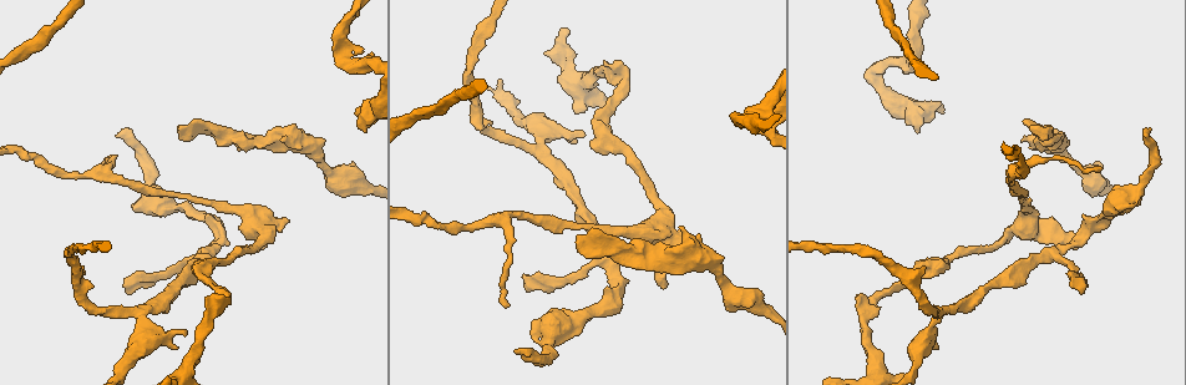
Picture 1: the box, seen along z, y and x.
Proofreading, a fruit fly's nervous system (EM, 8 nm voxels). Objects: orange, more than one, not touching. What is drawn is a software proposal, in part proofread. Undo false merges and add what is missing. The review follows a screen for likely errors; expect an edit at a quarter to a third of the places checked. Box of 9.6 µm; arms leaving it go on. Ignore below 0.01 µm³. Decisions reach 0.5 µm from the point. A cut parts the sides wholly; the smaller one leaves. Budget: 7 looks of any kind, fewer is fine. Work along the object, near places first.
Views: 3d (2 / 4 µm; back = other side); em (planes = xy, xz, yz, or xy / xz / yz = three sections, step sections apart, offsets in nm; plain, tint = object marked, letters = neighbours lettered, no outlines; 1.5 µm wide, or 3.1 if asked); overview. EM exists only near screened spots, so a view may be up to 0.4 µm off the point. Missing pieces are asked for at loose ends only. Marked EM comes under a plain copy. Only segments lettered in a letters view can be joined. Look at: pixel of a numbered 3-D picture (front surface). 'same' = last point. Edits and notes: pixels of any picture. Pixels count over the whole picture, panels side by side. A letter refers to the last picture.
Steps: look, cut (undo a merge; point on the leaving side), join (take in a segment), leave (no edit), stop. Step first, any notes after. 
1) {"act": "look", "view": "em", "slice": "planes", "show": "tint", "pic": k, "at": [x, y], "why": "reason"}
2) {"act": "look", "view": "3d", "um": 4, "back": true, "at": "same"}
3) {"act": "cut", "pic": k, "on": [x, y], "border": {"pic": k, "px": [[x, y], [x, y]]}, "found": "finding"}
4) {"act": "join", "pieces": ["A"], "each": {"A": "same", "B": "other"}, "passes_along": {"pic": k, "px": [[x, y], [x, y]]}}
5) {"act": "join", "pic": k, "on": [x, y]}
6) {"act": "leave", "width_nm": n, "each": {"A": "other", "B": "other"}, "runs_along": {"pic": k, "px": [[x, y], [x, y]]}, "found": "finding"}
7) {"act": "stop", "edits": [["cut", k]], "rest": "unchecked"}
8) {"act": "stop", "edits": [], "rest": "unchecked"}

{"act": "look", "view": "em", "slice": "xy", "step": 4, "show": "tint", "pic": 1, "at": [1029, 148], "why": "branch stops here"}

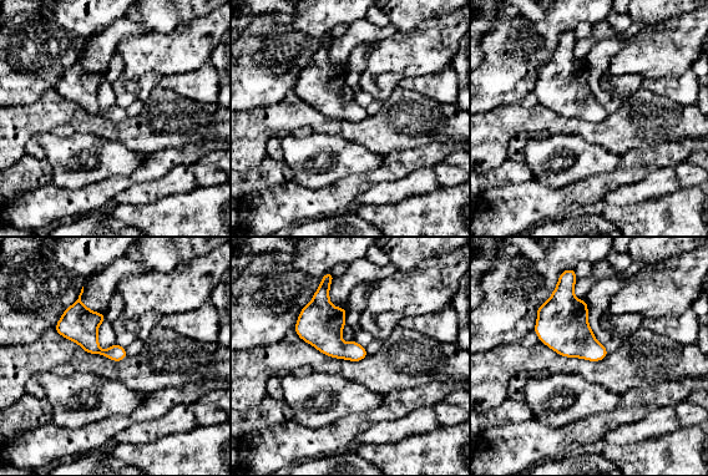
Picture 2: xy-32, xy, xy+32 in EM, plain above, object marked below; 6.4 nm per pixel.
{"act": "look", "view": "em", "slice": "xy", "step": 4, "show": "letters", "at": "same"}

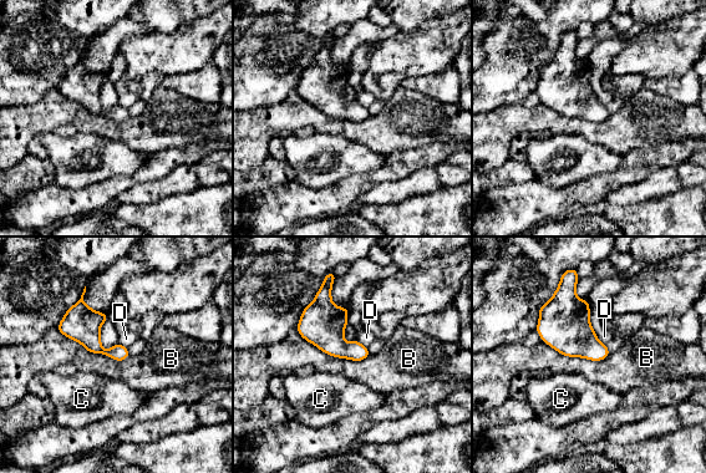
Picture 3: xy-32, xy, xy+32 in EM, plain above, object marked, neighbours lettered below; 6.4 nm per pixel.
{"act": "leave", "each": {"B": "other", "C": "other", "D": "other"}, "border": {"pic": 3, "px": [[536, 329], [564, 355], [610, 354]]}, "found": "none of them fits"}

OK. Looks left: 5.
{"act": "look", "view": "3d", "um": 2, "pic": 1, "at": [738, 125], "why": "abrupt turn"}

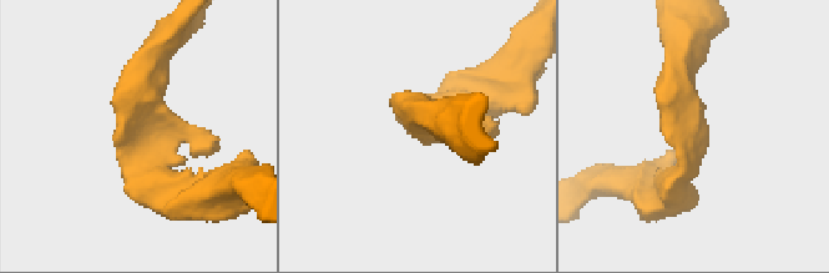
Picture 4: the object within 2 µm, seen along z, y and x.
{"act": "look", "view": "em", "slice": "yz", "step": 4, "show": "tint", "pic": 4, "at": [691, 166], "arm_widths_nm": [220, 280], "why": "need the tissue"}

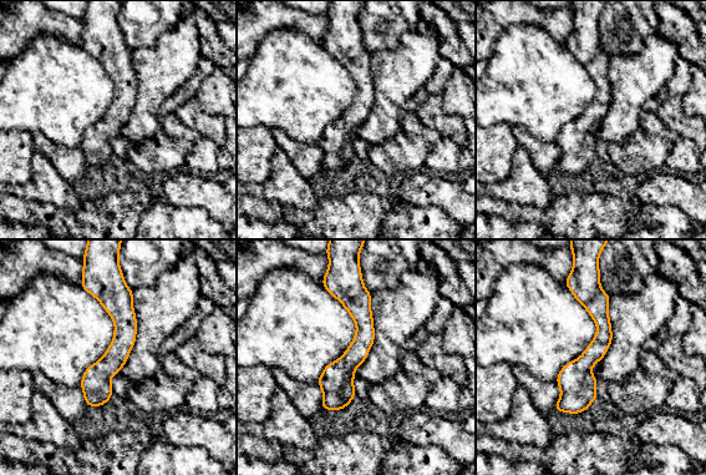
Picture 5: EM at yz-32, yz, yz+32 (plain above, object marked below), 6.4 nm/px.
{"act": "look", "view": "em", "slice": "planes", "show": "letters", "at": "same", "why": "another direction"}

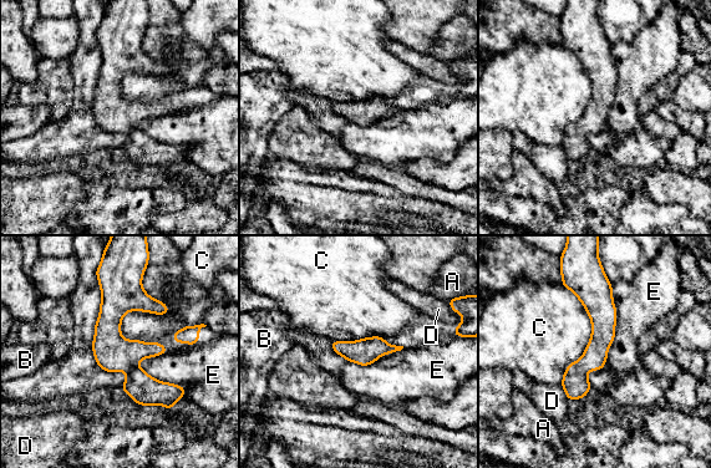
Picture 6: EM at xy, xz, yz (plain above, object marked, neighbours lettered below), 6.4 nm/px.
{"act": "leave", "width_nm": 160, "longest_contact_nm": ["E", 380], "each": {"A": "other", "B": "other", "C": "other", "D": "other", "E": "other"}, "found": "continuous, no second cell"}

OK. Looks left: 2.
{"act": "look", "view": "em", "slice": "planes", "show": "letters", "pic": 1, "at": [289, 221], "why": "thick end"}

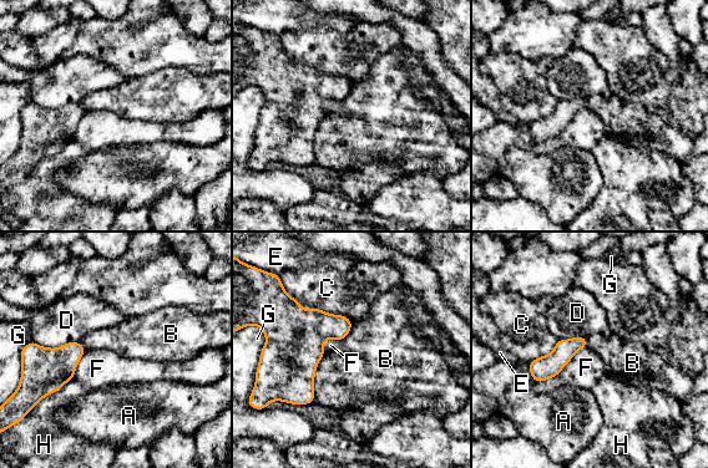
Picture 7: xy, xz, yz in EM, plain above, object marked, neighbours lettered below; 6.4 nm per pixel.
{"act": "leave", "each": {"A": "other", "B": "other", "C": "other", "D": "other", "E": "other", "F": "other", "G": "other", "H": "other"}, "border": {"pic": 7, "px": [[318, 308], [344, 315], [352, 322]]}, "found": "no lettered segment goes on from it"}

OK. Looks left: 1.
{"act": "stop", "edits": [], "rest": "unchecked"}

